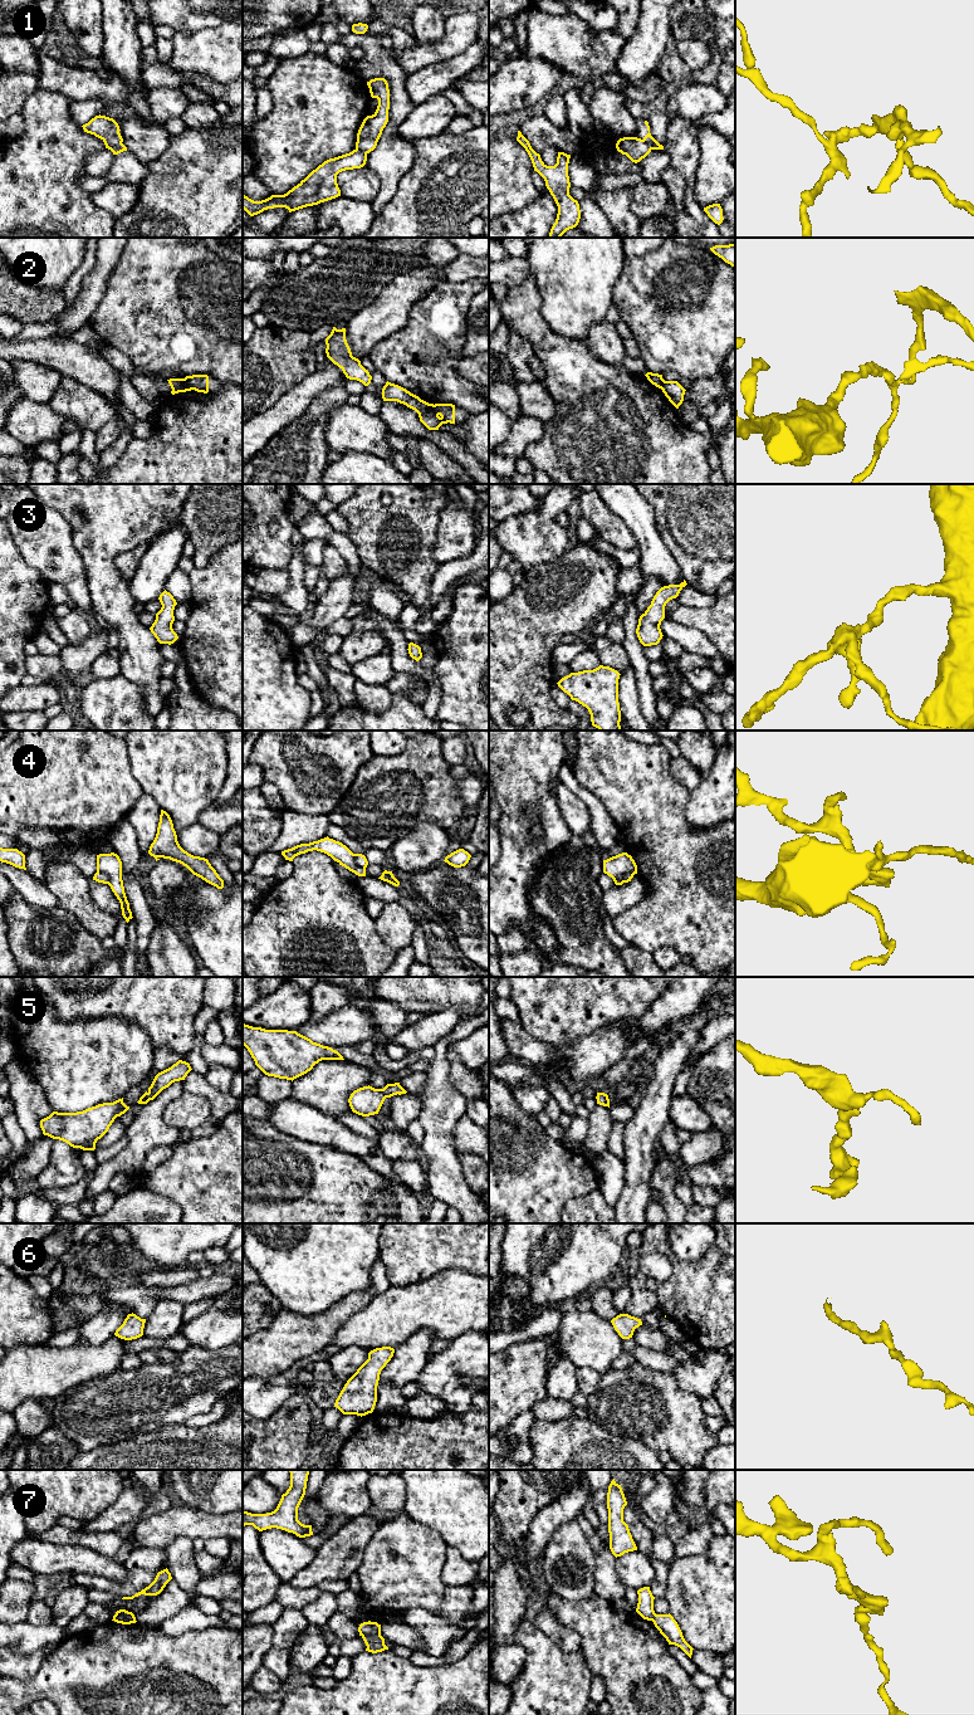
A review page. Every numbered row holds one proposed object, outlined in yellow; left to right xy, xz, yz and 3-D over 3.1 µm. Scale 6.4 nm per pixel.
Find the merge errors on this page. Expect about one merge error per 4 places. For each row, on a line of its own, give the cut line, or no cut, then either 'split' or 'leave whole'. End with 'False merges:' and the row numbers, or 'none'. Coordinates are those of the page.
1: cut xy (121, 142), (111, 150); split
2: cut xz (419, 413), (434, 411), (437, 415); split
3: cut none; leave whole
4: cut xz (353, 854), (353, 861), (365, 869); split
5: cut none; leave whole
6: cut none; leave whole
7: cut xy (132, 1613), (113, 1618); split
False merges: 1, 2, 4, 7

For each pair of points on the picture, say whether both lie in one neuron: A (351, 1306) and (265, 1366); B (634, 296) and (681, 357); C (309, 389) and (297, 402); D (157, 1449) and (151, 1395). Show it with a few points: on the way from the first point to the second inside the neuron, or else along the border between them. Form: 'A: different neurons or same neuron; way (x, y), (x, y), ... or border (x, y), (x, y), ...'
A: same neuron; way (329, 1322), (316, 1333), (294, 1337), (287, 1344)
B: same neuron; way (649, 311), (657, 319), (657, 325), (675, 342)
C: same neuron; way (306, 392), (299, 399)
D: different neurons; border (184, 1422), (160, 1426), (127, 1440)

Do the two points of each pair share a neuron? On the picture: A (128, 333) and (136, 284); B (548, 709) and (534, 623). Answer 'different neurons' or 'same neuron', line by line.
A: same neuron
B: same neuron

